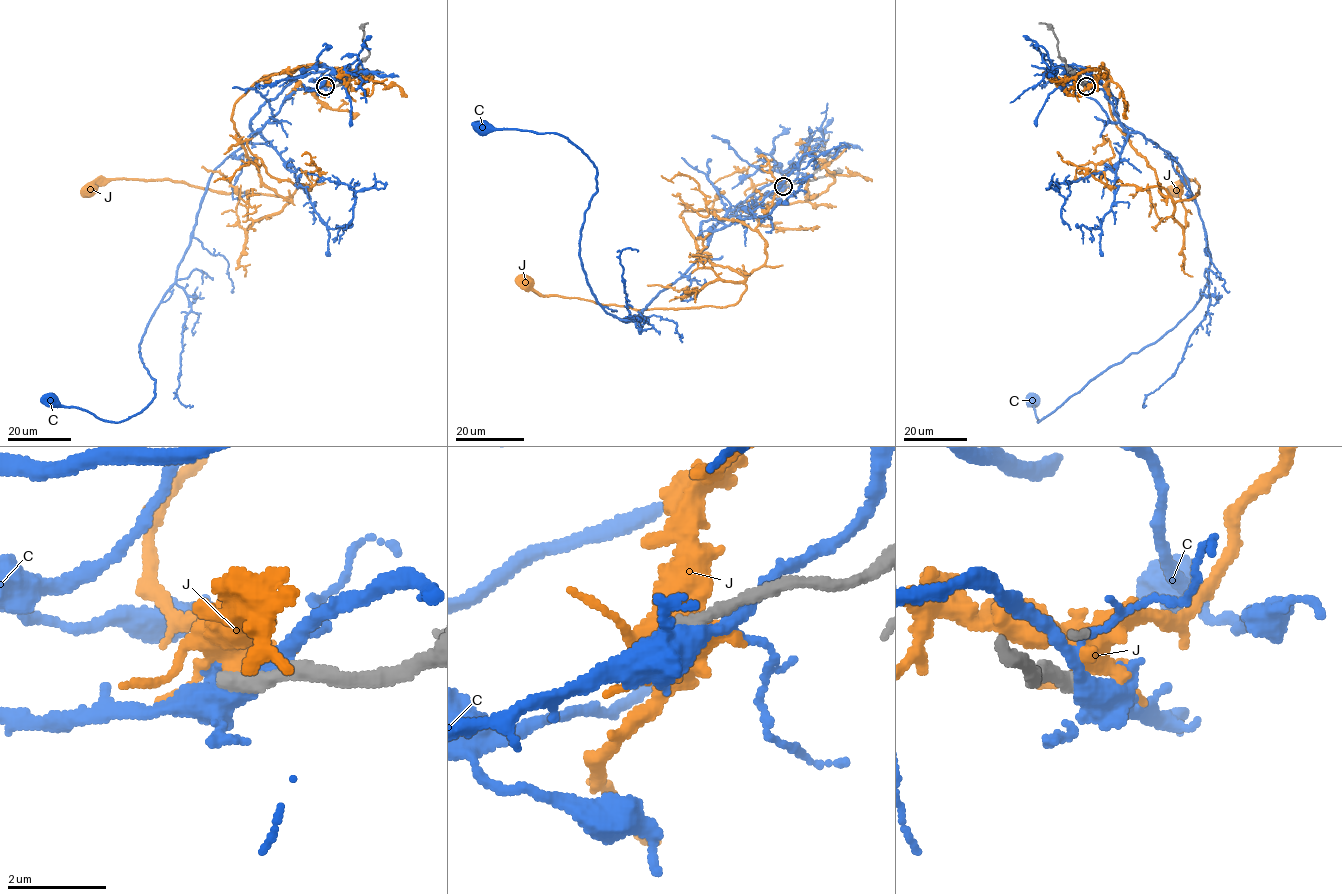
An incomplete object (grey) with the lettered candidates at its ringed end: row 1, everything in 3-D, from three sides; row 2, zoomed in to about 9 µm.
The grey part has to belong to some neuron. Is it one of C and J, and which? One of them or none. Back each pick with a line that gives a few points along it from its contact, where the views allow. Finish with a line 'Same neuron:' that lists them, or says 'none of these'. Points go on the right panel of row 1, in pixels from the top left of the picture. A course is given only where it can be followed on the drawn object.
Same neuron: none of these

